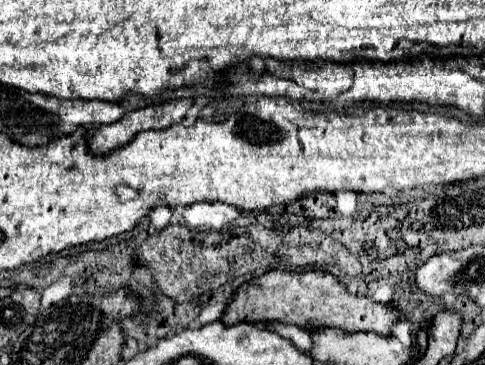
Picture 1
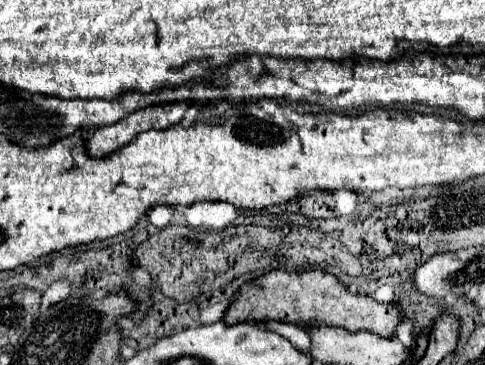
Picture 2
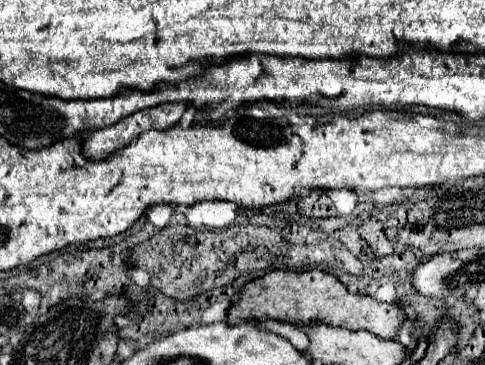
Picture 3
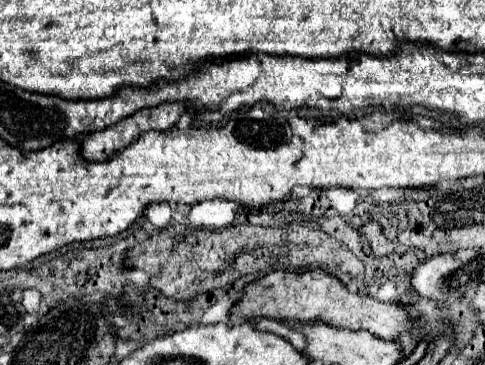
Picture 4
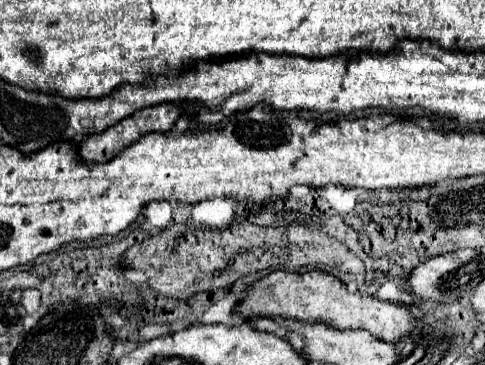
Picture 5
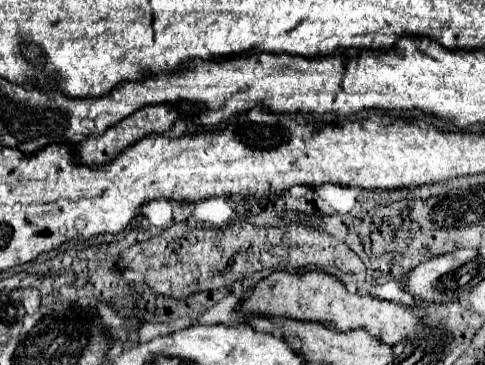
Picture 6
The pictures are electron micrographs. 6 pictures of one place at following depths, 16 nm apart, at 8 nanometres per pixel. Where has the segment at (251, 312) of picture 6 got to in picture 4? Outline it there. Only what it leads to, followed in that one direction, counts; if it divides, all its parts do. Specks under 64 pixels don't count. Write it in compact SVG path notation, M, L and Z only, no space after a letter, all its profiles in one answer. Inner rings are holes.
M274 270L250 284L246 284L242 298L232 306L232 322L252 322L258 318L276 318L276 320L296 320L302 324L322 322L336 328L348 330L368 330L374 336L384 340L396 340L400 330L406 328L410 316L400 304L384 304L370 296L350 294L346 286L332 274L322 270L310 270L304 274Z

